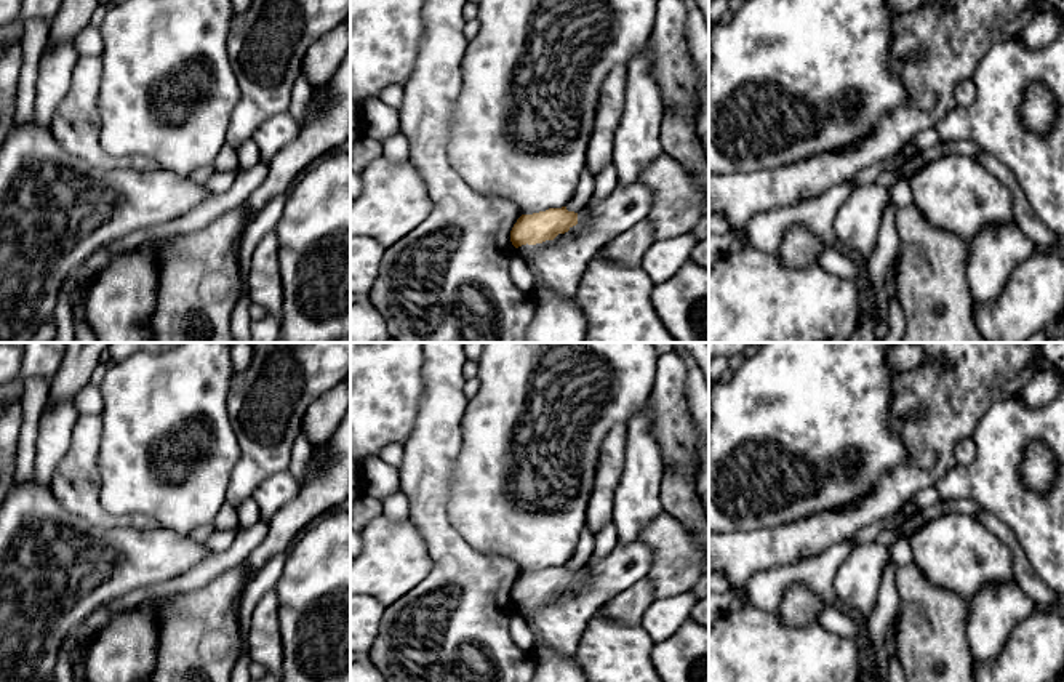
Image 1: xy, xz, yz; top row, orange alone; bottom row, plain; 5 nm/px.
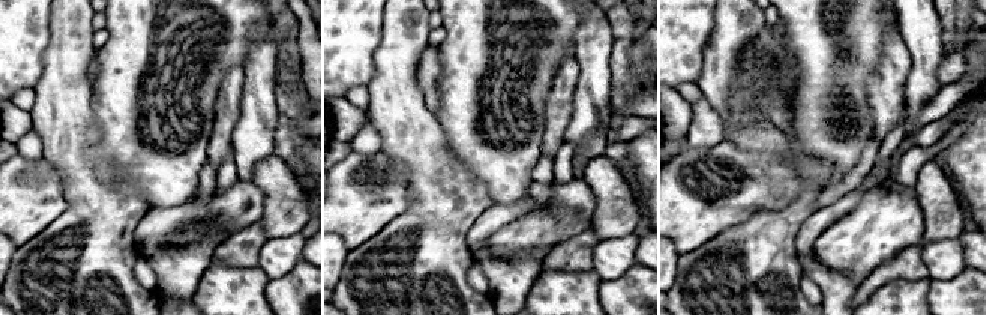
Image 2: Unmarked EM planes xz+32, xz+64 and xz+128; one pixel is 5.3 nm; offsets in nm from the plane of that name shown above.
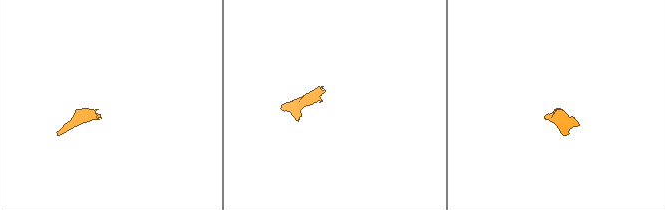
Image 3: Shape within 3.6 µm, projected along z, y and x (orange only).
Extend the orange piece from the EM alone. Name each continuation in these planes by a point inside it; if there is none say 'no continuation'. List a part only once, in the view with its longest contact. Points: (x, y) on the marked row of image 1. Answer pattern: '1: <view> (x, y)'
1: xz (559, 264)

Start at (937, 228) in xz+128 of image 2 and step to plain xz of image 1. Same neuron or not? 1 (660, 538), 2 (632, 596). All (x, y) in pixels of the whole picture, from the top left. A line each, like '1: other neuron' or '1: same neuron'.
1: same neuron
2: other neuron

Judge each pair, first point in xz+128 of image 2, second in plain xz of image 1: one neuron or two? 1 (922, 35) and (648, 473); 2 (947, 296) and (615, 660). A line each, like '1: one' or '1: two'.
1: one
2: two

